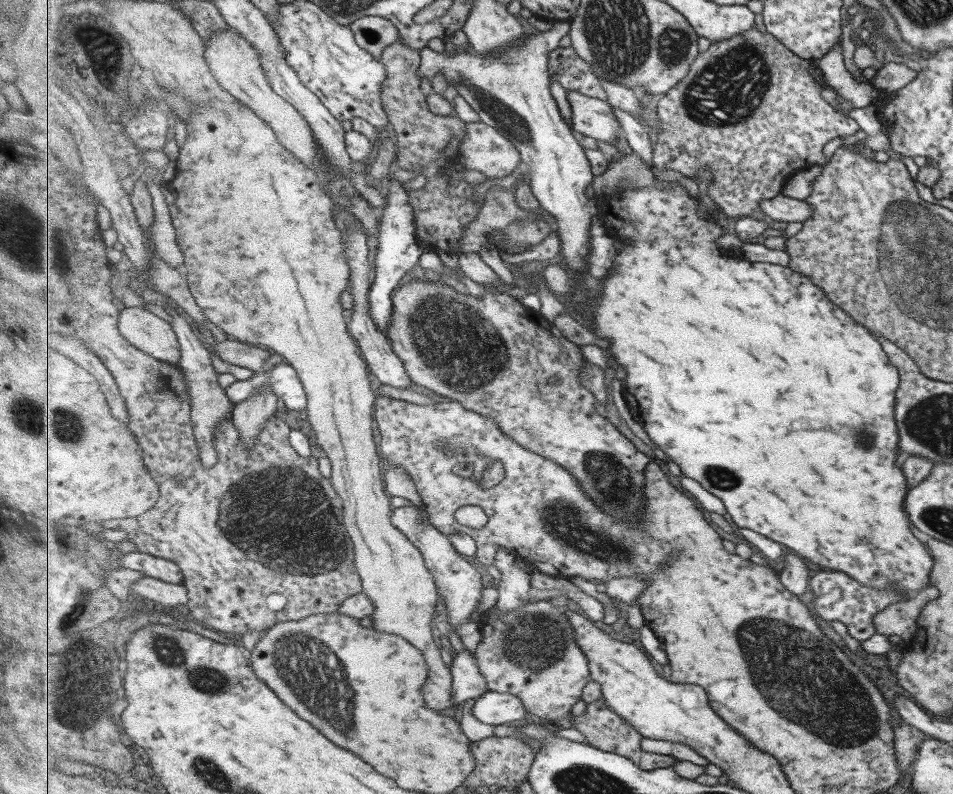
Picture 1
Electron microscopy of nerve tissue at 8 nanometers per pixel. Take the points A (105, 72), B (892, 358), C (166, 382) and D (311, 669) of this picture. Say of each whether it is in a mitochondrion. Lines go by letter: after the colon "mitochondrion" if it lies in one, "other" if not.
A: mitochondrion
B: other
C: other
D: mitochondrion

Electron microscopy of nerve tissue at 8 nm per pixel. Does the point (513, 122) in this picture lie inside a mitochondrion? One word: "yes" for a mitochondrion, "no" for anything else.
yes

